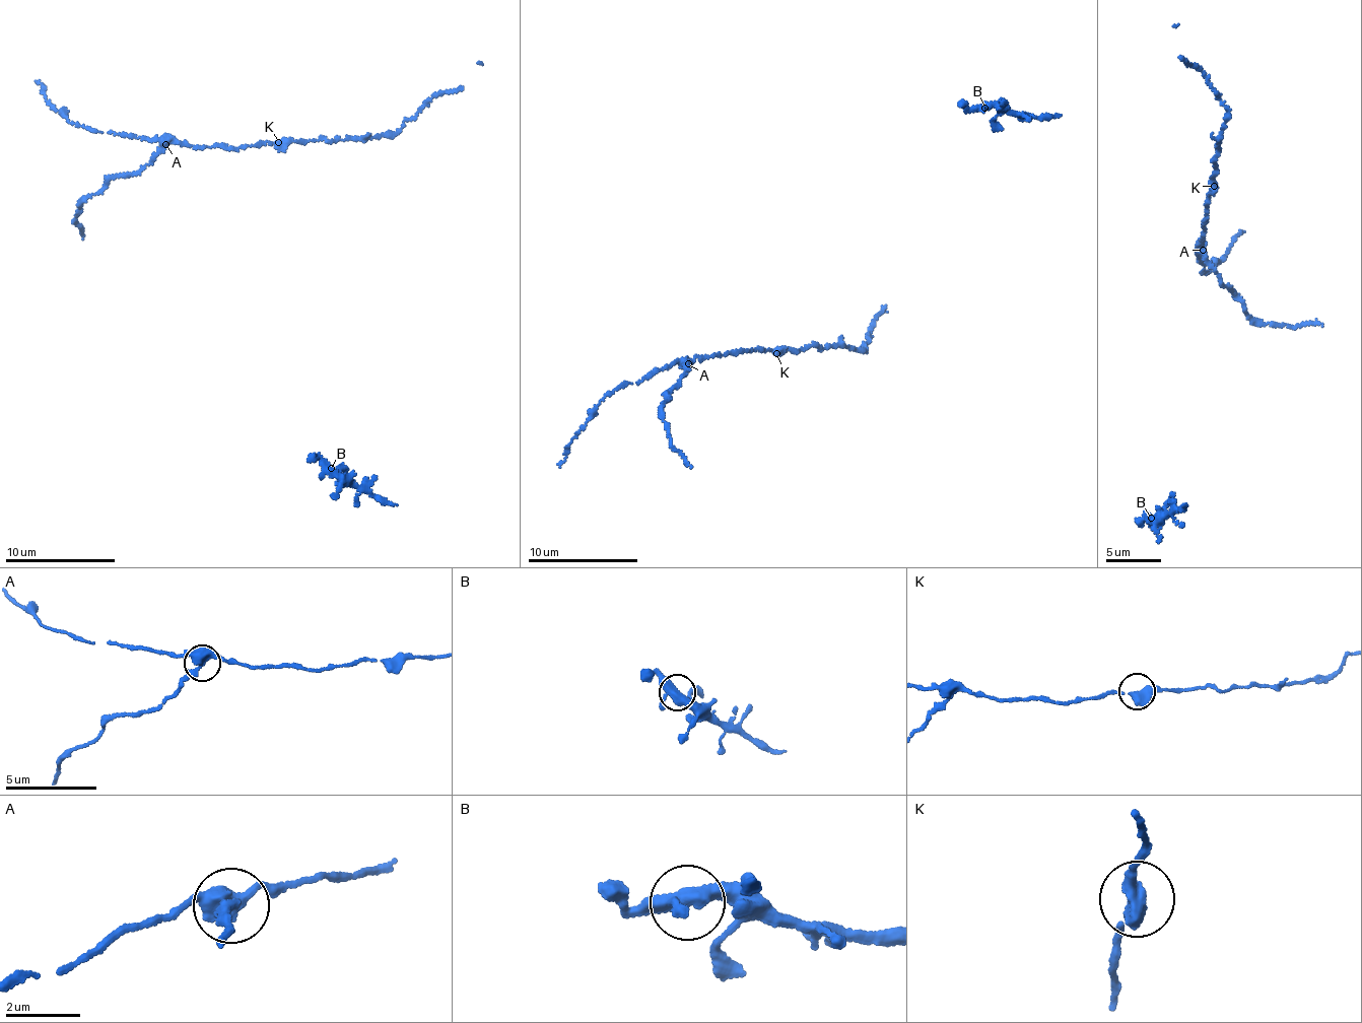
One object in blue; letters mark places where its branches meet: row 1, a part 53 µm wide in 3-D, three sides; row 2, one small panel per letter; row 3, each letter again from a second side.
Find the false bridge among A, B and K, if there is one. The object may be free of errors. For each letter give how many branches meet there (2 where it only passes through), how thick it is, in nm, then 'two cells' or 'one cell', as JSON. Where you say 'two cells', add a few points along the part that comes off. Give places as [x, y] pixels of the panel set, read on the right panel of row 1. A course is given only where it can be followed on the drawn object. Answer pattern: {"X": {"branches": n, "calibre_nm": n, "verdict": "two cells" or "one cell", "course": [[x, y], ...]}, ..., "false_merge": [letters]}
{"A": {"branches": 3, "calibre_nm": 420, "verdict": "two cells", "course": [[1204, 250], [1222, 283], [1241, 297], [1252, 320], [1293, 326], [1312, 322], [1322, 326]]}, "B": {"branches": 3, "calibre_nm": 360, "verdict": "one cell"}, "K": {"branches": 2, "calibre_nm": 440, "verdict": "one cell"}, "false_merge": ["A"]}

